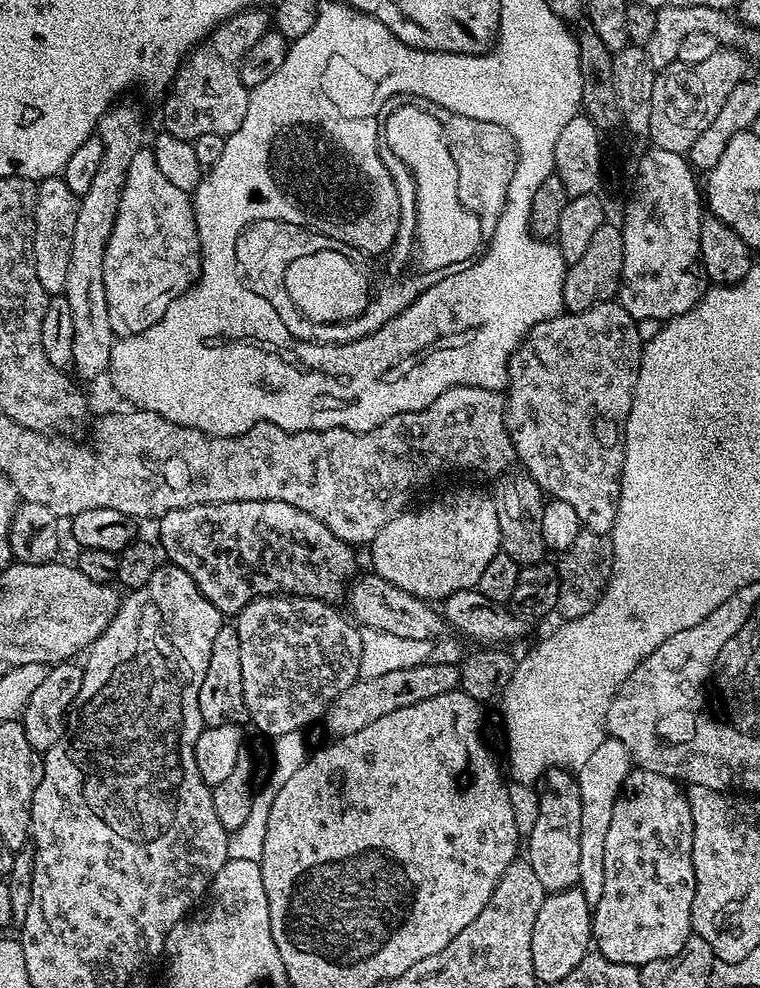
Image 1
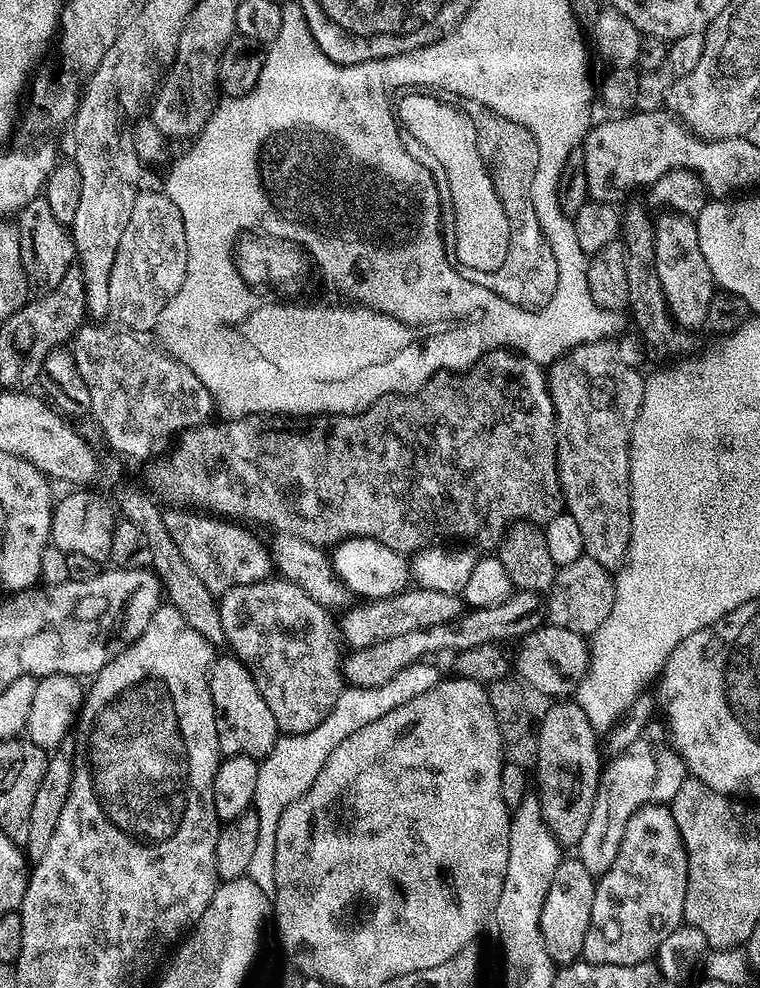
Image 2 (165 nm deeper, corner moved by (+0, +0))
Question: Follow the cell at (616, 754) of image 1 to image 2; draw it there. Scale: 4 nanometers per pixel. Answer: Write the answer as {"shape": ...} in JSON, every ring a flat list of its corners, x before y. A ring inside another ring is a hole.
{"shape":[[648,726,627,749,617,751,612,756,613,760,603,765,592,817,578,845,578,859,592,876,602,877,606,870,612,868,618,846,624,837,626,822,643,804,670,802,674,794,678,794,678,786,682,786,686,778,684,759,665,736,663,727]]}

